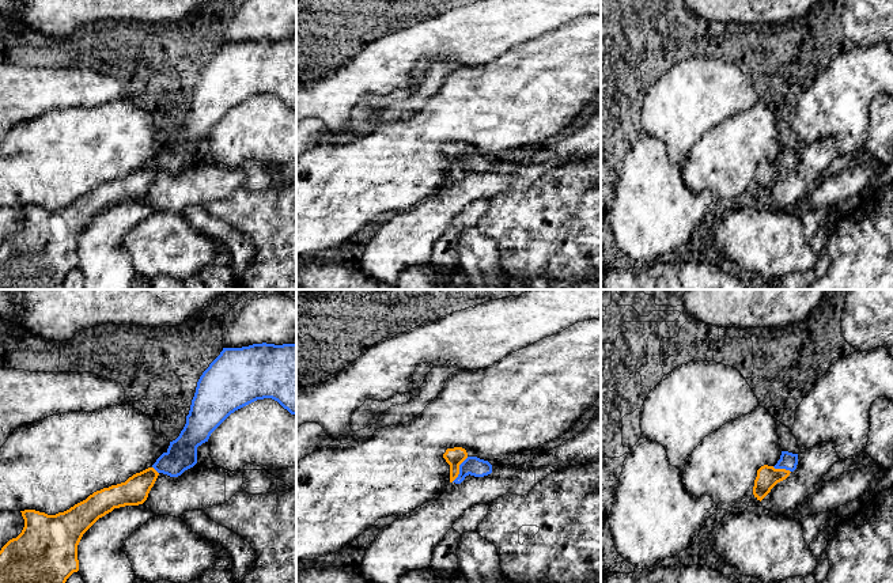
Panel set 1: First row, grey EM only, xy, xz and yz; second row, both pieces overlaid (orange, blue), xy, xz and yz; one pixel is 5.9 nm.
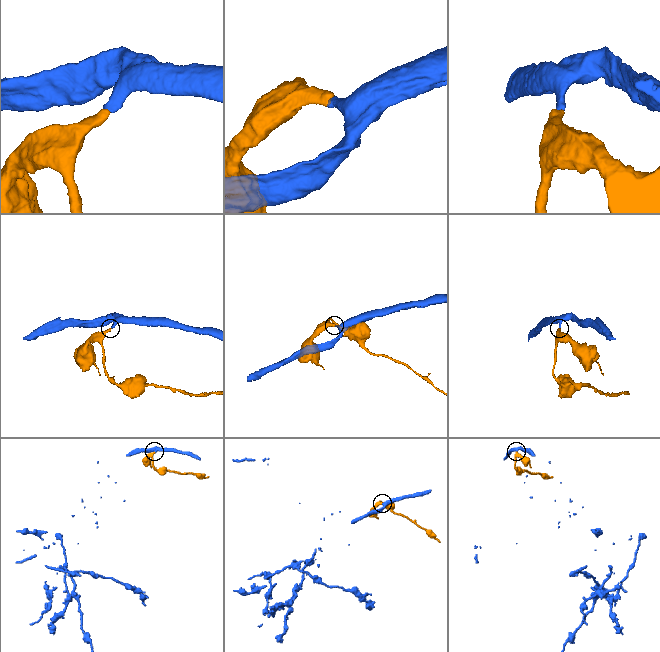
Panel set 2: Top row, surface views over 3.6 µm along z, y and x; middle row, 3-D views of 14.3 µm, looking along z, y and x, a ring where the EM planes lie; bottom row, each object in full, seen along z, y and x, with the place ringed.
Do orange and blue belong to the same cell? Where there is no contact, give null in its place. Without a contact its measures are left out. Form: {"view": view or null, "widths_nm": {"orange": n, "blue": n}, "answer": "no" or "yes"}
{"view": "xz", "widths_nm": {"orange": 110, "blue": 110}, "answer": "yes"}

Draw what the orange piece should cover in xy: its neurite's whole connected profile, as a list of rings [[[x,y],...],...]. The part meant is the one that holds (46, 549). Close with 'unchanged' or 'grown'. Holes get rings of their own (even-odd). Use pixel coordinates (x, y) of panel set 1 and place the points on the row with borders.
[[[296,342],[253,344],[242,348],[223,348],[197,382],[186,424],[179,436],[170,442],[156,462],[129,477],[125,482],[94,492],[86,500],[64,512],[48,515],[35,510],[20,511],[24,519],[22,533],[0,550],[0,583],[65,583],[79,571],[77,545],[83,534],[114,508],[143,504],[160,473],[178,477],[197,463],[197,447],[235,410],[264,398],[277,401],[296,414]]] | grown

